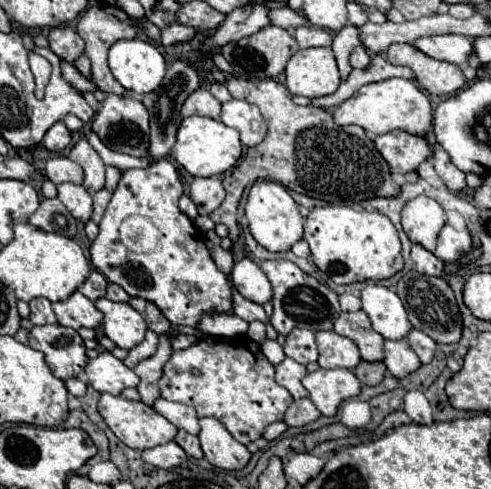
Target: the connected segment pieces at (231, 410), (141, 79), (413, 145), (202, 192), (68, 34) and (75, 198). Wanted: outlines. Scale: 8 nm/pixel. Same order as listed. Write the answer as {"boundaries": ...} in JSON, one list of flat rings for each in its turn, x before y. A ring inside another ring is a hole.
{"boundaries":[[[248,336,200,338,186,350,174,350,162,372,158,380,162,398,192,406,200,418,218,418,240,444,260,438,266,426,282,420,286,408,294,402,290,392,276,384,274,366,262,354,260,344],[194,368,200,370,200,376,192,374]],[[140,38,118,40,108,54,108,66,114,78,130,92,148,94,154,92,166,74,164,56]],[[394,130,390,134,382,134,374,138,376,150,388,162,392,172,412,172,420,166,420,162,432,156,432,150,424,136,412,136,404,130]],[[218,176,194,178,190,184,190,198,202,216,212,214,224,200,222,180]],[[56,26,48,32,50,50,68,62,74,62,84,52,84,40,70,26]],[[60,184,58,186,58,198,62,200,62,204,70,210,70,214,86,224,90,222,92,216,92,196,78,184]]]}

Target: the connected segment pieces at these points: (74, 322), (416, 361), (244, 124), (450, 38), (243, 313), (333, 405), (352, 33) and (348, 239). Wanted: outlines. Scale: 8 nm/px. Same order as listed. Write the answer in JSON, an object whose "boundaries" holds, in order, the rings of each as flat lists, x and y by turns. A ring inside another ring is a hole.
{"boundaries":[[[74,292,64,302,52,304,54,314,62,326,70,326,74,330,78,328,96,328,102,322,102,312,90,302,84,294]],[[384,340,384,364,396,378,404,378,422,366,420,358,406,340]],[[246,100,224,102,220,120,226,126,236,128,240,132,240,140,246,146,256,146,266,136,266,120,262,118,260,110]],[[444,34,444,36,430,36,416,40,416,48,428,54,430,58,444,60,456,66,462,66,472,56,472,42,466,36,458,34]],[[234,292,232,294,232,300,234,300,234,314,240,316,242,320,246,322,254,322,254,320,260,320,260,322,268,322,268,314,264,312,264,308,248,298,244,298,242,294]],[[318,368,302,378,304,388,310,392,310,400,324,416,334,416,340,402,360,394,360,382,352,370]],[[346,26,342,28,336,36,334,36,334,42,332,42,332,50,334,50,334,56,336,56,336,62,338,62,338,70,342,74,342,68,348,68,348,56,352,54,352,50,362,44,360,36,358,36,358,28,356,26]],[[370,198,368,200,356,201,356,202,346,202,346,200,336,201,332,204,326,202,327,204,324,206,319,206,312,208,310,210,310,214,304,218,304,240,310,244,310,252,312,252,312,258,314,258,314,264,324,272,324,274,328,274,336,284,352,284,352,282,362,282,362,280,384,280,384,278,390,278,390,276,394,276,396,272,400,272,402,270,402,266,404,266,404,260,402,260,402,246,400,246,400,241,402,244,402,236,400,234,406,234,401,225,401,212,400,212,400,228,397,228,398,232,396,232,396,228,394,228,394,224,390,222,390,218,388,216,384,216,384,214,380,214,376,208,370,208,368,204,370,204,370,200,374,200,374,198]]]}

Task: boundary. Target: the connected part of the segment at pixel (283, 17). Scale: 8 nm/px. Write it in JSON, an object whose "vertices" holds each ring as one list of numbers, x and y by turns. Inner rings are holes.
{"vertices":[[286,6,270,10,270,24,286,28,286,30,292,30,292,28,298,28,298,26,310,26,310,22,306,18,302,18,300,14,296,14,294,10,290,10]]}

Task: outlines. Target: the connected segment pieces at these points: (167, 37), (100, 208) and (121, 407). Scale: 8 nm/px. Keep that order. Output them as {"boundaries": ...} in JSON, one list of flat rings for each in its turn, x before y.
{"boundaries":[[[178,22,162,28,162,44,164,46,174,46,180,42,190,42,196,36,196,30,192,30,190,26,182,26]],[[100,190,100,192,94,194,94,222,96,222,96,224,100,224,102,214,104,214,106,206,108,206,110,198,112,198,112,194,110,194,108,190]],[[102,394,100,402,98,402,98,412,104,418,104,422,108,424,108,428,128,446,134,450,146,450,146,448,154,448,160,444,170,442,178,428,174,424,170,424,164,416,160,416,154,408,142,404,142,402,132,402,126,400,122,396,112,396,112,394]]]}

